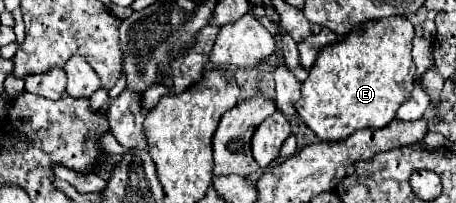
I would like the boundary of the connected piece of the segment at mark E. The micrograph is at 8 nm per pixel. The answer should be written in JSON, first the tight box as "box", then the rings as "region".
{"box":[295,16,415,142],"region":[[[391,16],[391,18],[383,18],[383,20],[375,20],[375,22],[365,22],[365,30],[363,30],[363,32],[359,32],[359,30],[355,28],[343,42],[323,48],[323,50],[319,52],[319,56],[317,56],[313,68],[309,70],[307,80],[301,84],[301,98],[299,98],[299,102],[295,104],[295,108],[297,108],[299,116],[301,116],[301,120],[303,120],[323,142],[341,142],[341,140],[349,138],[353,132],[363,130],[363,128],[369,128],[369,130],[385,128],[385,126],[395,118],[399,106],[401,106],[407,98],[411,98],[413,76],[415,76],[415,64],[413,64],[413,60],[411,60],[411,42],[413,42],[413,36],[415,36],[413,24],[411,24],[407,18],[403,18],[403,16]]]}

